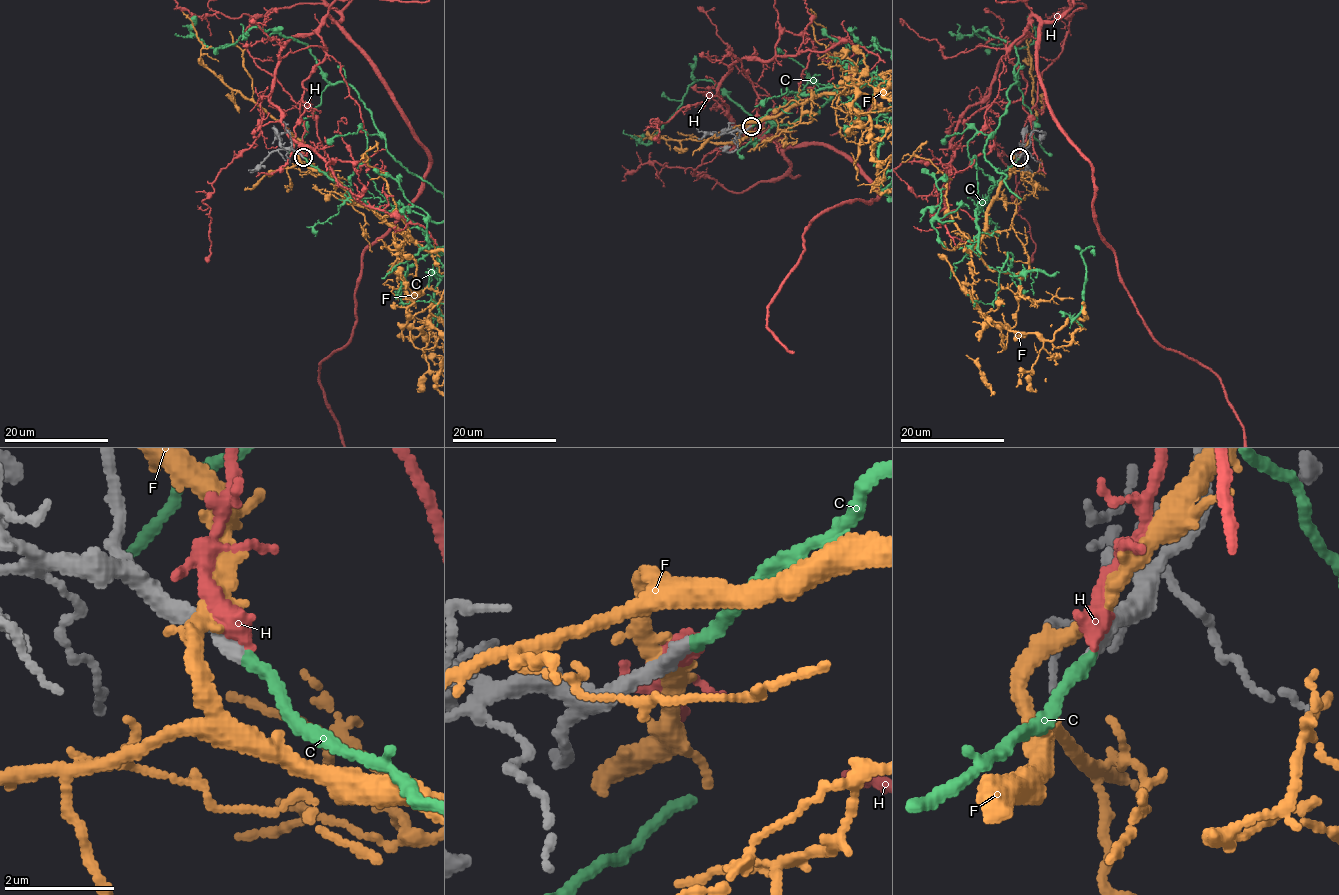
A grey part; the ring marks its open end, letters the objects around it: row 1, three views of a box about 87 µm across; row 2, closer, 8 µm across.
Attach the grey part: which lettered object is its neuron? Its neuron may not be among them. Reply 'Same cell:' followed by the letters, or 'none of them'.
Same cell: C

